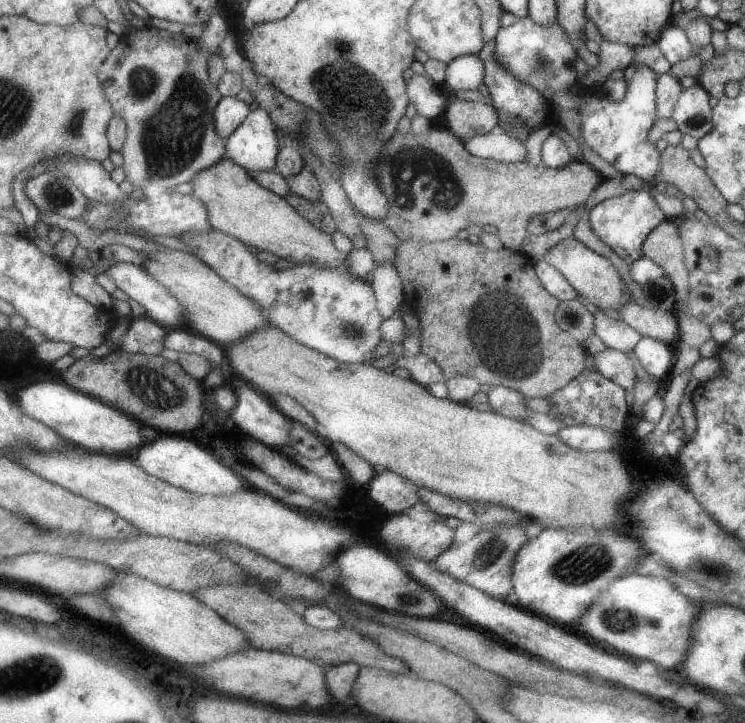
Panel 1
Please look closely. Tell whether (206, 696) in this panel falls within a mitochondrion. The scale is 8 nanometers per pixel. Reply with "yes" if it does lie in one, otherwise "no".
no

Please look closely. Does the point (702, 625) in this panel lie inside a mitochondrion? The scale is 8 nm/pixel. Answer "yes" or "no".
no

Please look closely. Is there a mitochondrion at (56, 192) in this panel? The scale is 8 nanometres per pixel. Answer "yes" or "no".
yes

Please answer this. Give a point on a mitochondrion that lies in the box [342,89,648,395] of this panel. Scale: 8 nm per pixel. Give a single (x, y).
(505, 334)

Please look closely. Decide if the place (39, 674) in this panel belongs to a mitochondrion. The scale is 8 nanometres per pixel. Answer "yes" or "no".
yes

